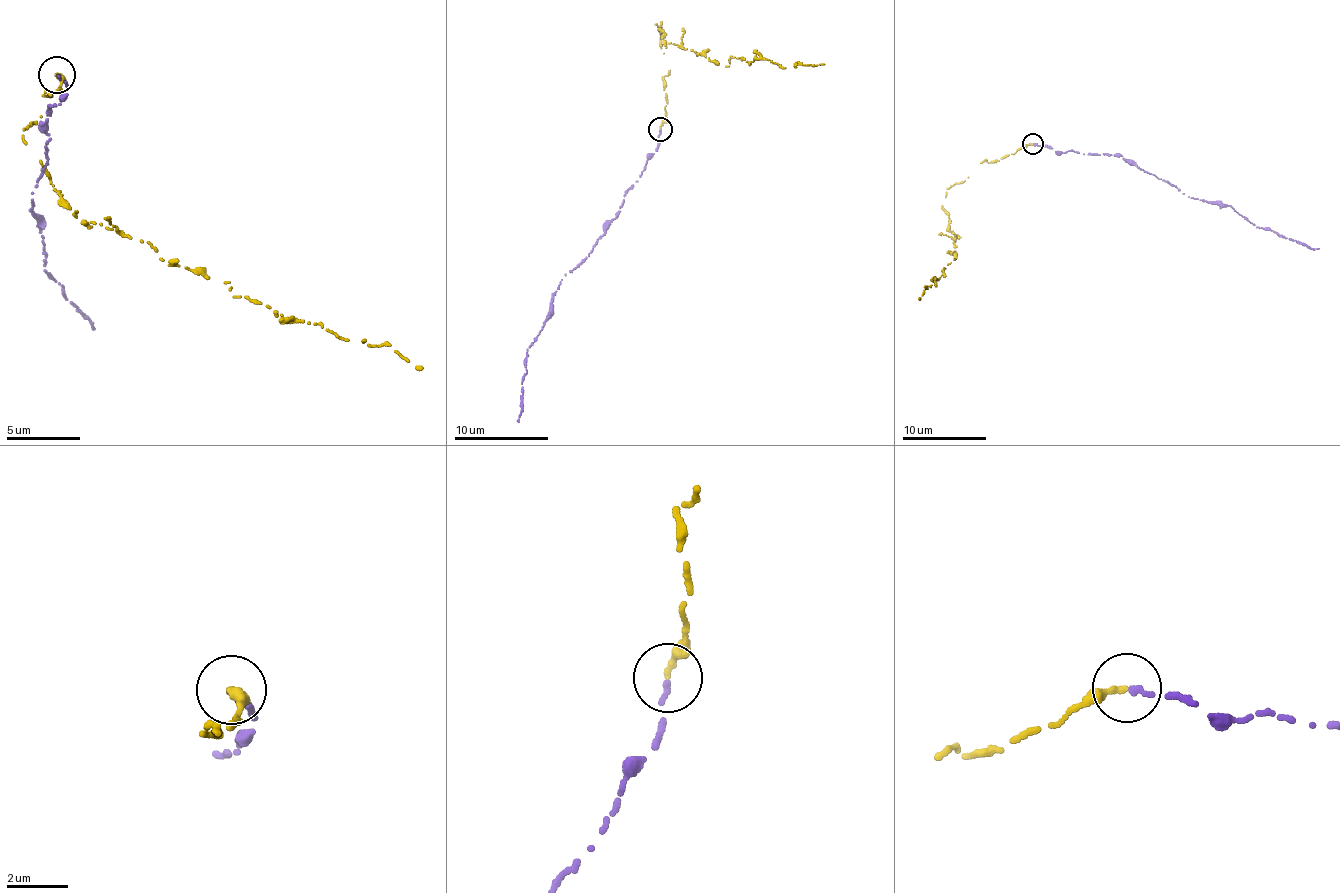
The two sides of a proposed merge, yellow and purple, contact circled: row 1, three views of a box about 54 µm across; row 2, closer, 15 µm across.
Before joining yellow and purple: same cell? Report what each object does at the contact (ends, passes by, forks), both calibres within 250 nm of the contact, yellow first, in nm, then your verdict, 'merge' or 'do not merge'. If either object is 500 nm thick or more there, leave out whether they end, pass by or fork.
yellow ends; purple ends; calibres 220 and 180 nm; do not merge

